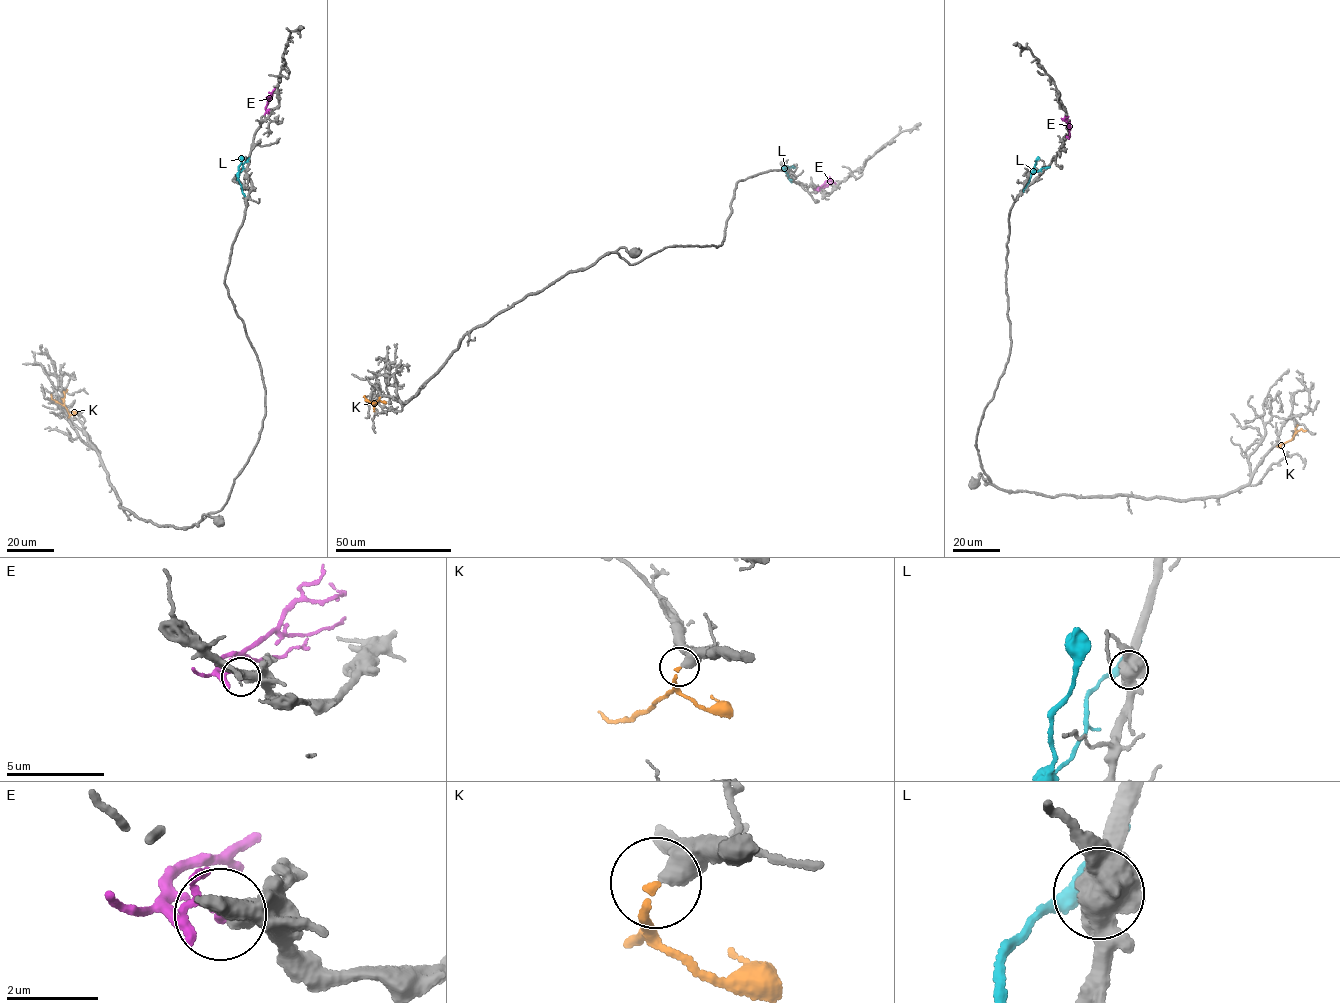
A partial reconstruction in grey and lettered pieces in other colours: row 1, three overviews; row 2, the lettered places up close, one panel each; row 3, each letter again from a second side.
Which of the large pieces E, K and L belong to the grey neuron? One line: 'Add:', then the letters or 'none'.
Add: K

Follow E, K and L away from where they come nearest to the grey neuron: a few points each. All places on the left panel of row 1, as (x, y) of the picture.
E: (268, 110), (265, 108), (267, 99), (275, 88)
K: (68, 417), (64, 400), (66, 389)
L: (248, 161), (238, 177), (245, 196)

